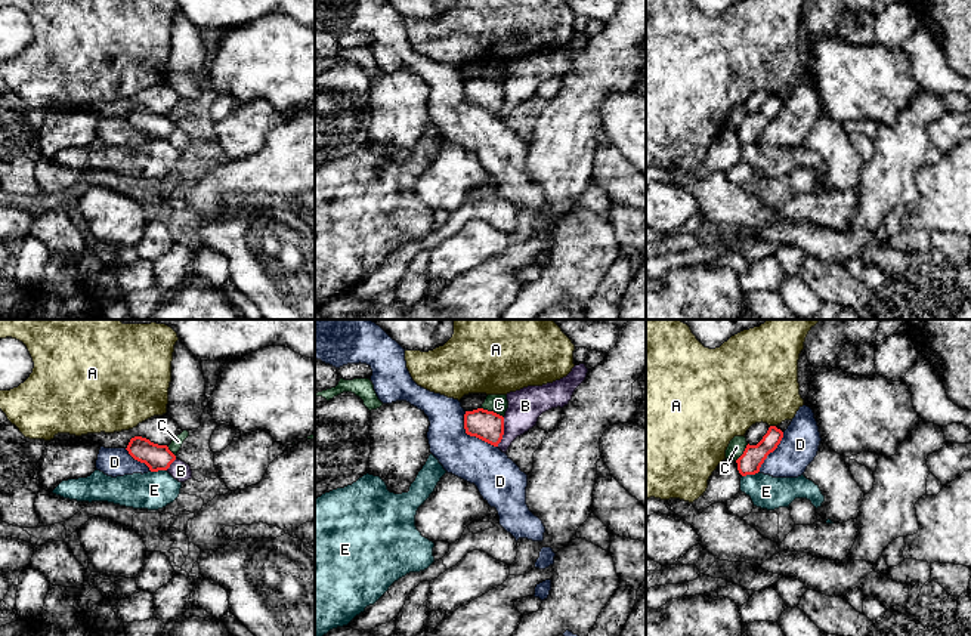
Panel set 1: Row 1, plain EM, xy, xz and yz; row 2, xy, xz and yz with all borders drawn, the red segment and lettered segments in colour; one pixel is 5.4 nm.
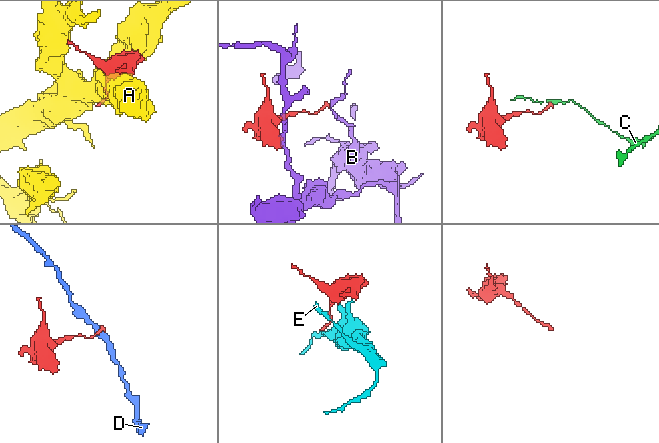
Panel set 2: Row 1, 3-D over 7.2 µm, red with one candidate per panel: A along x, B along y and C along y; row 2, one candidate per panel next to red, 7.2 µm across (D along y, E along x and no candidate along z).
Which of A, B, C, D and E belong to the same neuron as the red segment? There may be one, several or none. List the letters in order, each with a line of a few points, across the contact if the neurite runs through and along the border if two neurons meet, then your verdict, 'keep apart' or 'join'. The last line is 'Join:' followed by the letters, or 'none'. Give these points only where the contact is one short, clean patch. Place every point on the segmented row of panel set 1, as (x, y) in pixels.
A: keep apart
B: keep apart
C: line xz (481, 407), (495, 411), (503, 417); keep apart
D: line xz (464, 411), (464, 431), (497, 447); keep apart
E: keep apart
Join: none

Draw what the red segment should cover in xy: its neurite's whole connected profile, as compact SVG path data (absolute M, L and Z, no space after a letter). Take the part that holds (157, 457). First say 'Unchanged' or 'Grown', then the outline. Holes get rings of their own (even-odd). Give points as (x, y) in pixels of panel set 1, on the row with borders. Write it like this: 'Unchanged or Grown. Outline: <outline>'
Unchanged. Outline: M142 436L132 438L126 450L134 460L145 463L151 472L167 470L176 460L167 445L154 444Z

